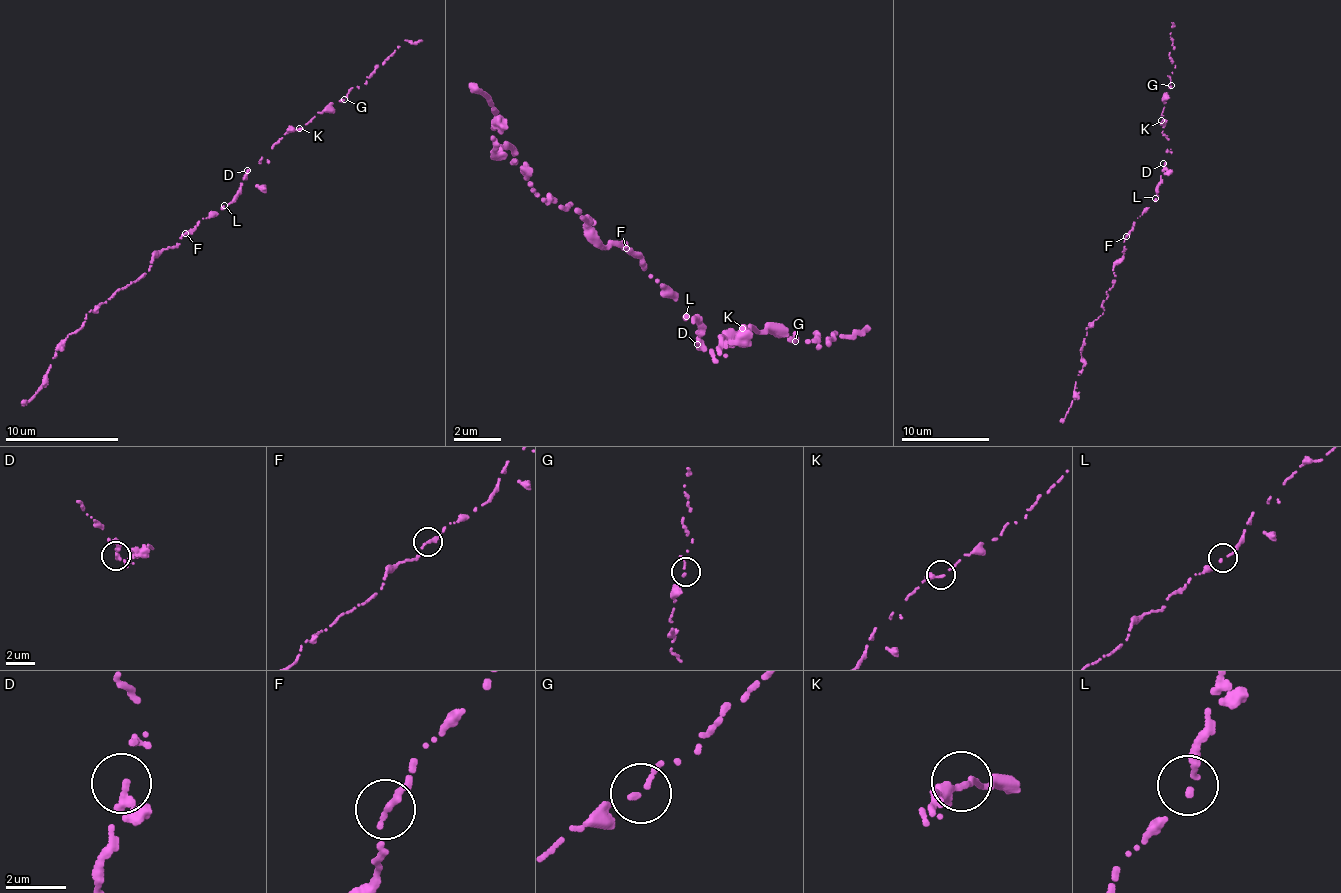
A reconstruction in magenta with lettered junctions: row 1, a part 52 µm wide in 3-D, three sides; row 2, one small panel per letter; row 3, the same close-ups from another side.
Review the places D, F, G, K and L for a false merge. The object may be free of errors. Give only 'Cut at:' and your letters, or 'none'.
Cut at: none

